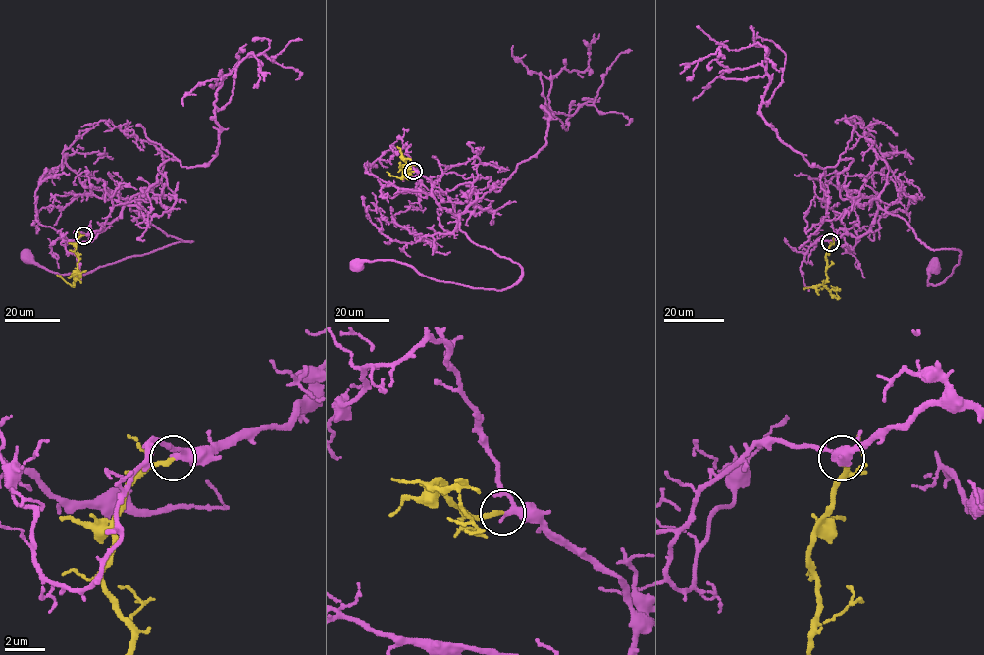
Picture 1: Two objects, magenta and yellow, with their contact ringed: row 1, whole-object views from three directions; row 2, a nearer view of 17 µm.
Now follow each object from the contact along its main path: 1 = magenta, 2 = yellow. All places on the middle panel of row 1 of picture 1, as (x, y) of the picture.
1: (414, 171), (472, 241), (516, 262), (522, 277), (485, 289), (396, 261), (357, 266)
2: (414, 171), (404, 168), (407, 165), (400, 177), (387, 172)

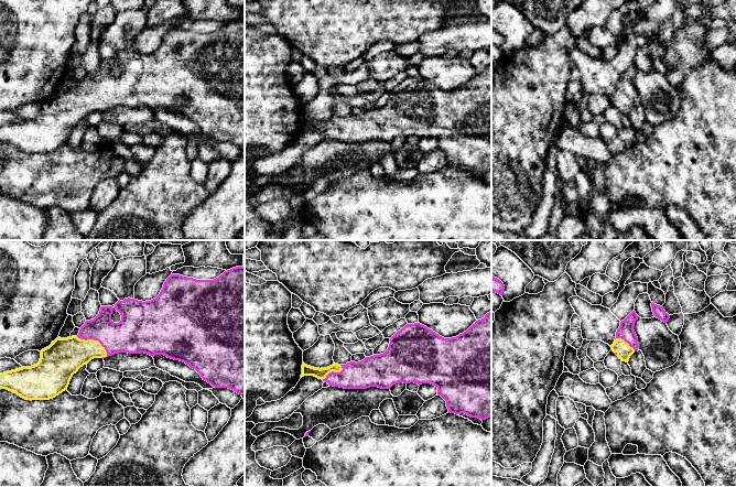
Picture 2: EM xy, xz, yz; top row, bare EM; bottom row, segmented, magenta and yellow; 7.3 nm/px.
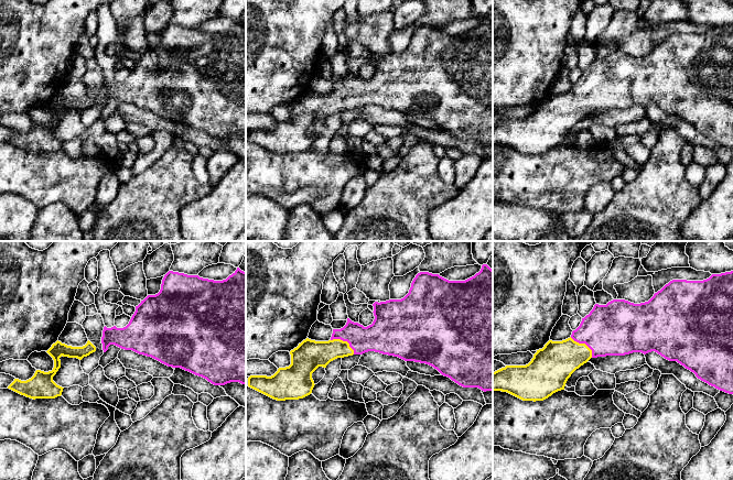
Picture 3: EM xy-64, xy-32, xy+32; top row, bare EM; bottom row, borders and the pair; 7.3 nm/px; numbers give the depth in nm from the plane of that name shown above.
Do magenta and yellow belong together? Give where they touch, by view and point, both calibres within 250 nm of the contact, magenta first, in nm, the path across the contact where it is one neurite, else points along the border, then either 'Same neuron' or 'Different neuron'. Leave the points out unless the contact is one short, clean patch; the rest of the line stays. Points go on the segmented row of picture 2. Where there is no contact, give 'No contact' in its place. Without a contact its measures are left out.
Touches magenta at xy (95, 339). Thickness 240 nm (magenta) against 280 nm. Path across: xy (129, 336), (95, 339), (83, 348), (65, 356). Same neuron

